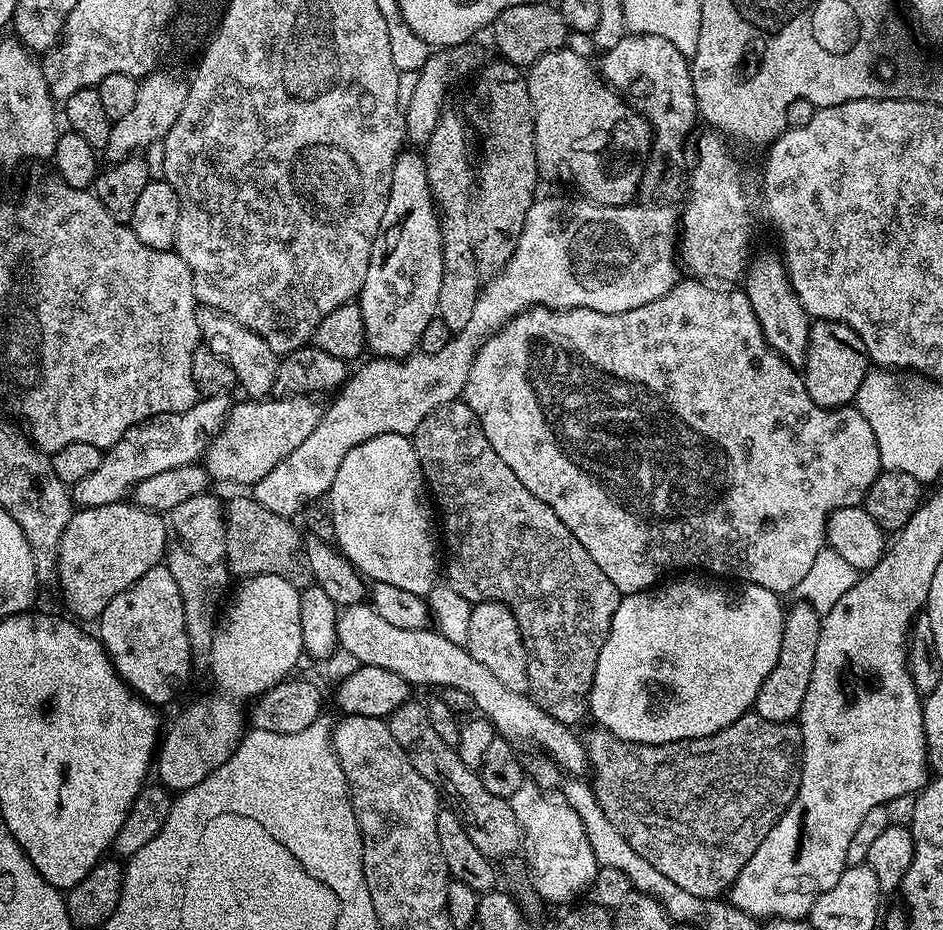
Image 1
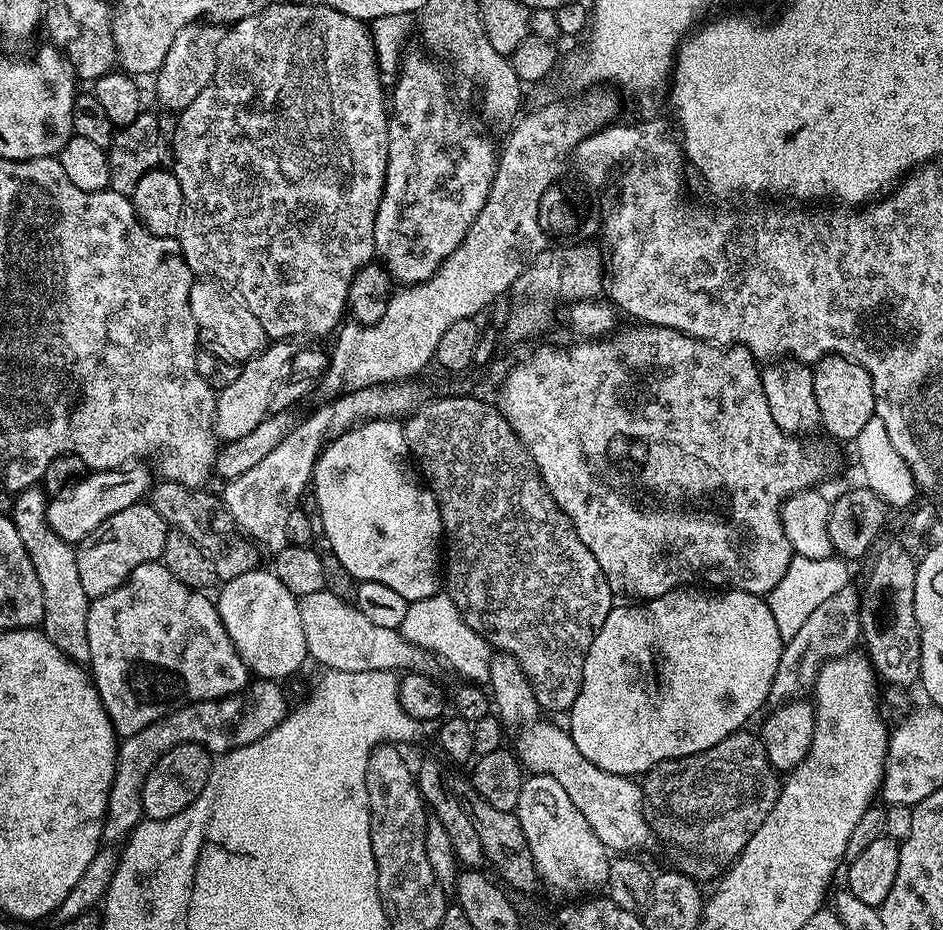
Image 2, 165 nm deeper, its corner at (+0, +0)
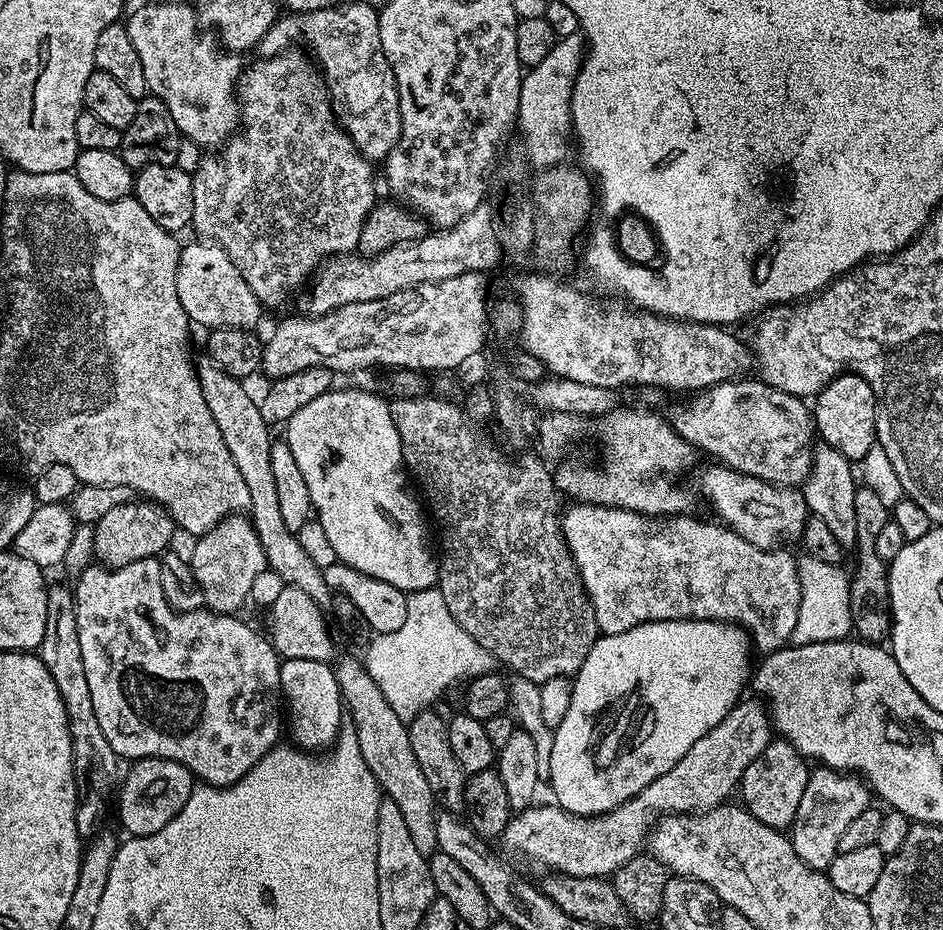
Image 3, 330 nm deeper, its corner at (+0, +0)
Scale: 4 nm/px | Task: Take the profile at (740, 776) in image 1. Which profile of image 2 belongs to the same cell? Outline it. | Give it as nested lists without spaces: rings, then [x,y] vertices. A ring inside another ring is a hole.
[[[741,730],[722,738],[718,746],[710,746],[710,750],[702,750],[698,754],[690,754],[673,760],[658,762],[642,777],[644,790],[644,804],[650,813],[650,823],[655,835],[660,836],[668,844],[697,856],[697,860],[688,860],[682,864],[683,871],[697,874],[707,866],[708,860],[712,864],[731,865],[739,856],[740,851],[750,842],[754,830],[766,822],[766,814],[778,802],[781,777],[764,749],[763,739],[749,730]]]

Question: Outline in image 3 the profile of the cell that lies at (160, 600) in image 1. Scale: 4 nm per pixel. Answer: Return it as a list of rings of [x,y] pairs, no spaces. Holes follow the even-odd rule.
[[[157,557],[142,558],[138,562],[130,562],[121,568],[110,568],[99,562],[93,562],[84,572],[75,577],[74,591],[74,618],[78,622],[78,642],[82,645],[82,666],[86,666],[86,683],[90,686],[90,699],[94,701],[94,714],[98,718],[98,726],[102,726],[102,738],[106,738],[106,742],[110,746],[110,750],[114,750],[114,754],[123,758],[128,762],[138,760],[173,760],[182,766],[186,766],[192,772],[193,777],[197,781],[205,784],[211,784],[213,788],[228,788],[234,782],[238,782],[251,770],[257,762],[265,756],[272,748],[277,747],[280,736],[280,728],[282,732],[282,697],[280,694],[280,666],[281,657],[277,656],[276,648],[272,645],[271,639],[263,631],[255,632],[250,625],[236,614],[225,614],[222,612],[213,612],[211,610],[201,610],[199,612],[175,612],[170,606],[170,602],[166,602],[166,594],[162,594],[162,570],[160,569],[160,561]]]

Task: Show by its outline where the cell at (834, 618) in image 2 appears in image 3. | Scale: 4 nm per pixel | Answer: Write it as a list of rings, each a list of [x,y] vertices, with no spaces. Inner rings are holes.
[[[744,698],[740,701],[737,701],[736,705],[731,708],[728,714],[726,714],[726,717],[722,718],[722,721],[718,722],[718,724],[707,731],[706,734],[702,736],[702,738],[698,738],[698,741],[694,742],[694,745],[690,746],[690,750],[686,752],[685,757],[683,757],[680,762],[678,762],[678,765],[668,770],[666,774],[664,774],[661,778],[656,779],[654,782],[650,782],[650,784],[644,787],[638,795],[620,804],[613,811],[604,812],[602,815],[598,816],[585,817],[572,815],[568,811],[564,811],[559,808],[559,805],[556,804],[550,804],[550,806],[539,806],[539,804],[534,804],[531,808],[521,809],[516,815],[513,815],[513,817],[508,820],[506,830],[504,830],[502,836],[499,837],[499,844],[502,844],[502,848],[506,853],[520,854],[526,858],[537,860],[538,863],[548,867],[549,871],[558,873],[559,875],[570,877],[599,876],[601,878],[606,878],[610,875],[613,875],[617,871],[617,869],[628,862],[630,858],[641,853],[641,850],[643,849],[641,848],[641,846],[643,842],[645,845],[650,832],[650,824],[647,824],[646,818],[654,820],[661,815],[681,815],[691,814],[693,812],[706,812],[712,808],[716,808],[719,804],[725,803],[731,797],[729,796],[731,792],[733,795],[733,792],[737,789],[737,786],[740,783],[741,777],[743,777],[745,774],[746,768],[750,766],[752,762],[754,762],[754,759],[758,758],[758,756],[762,754],[762,751],[765,750],[766,746],[774,736],[774,732],[771,727],[771,717],[767,712],[767,707],[759,699],[751,699],[752,700],[747,700],[747,698]]]

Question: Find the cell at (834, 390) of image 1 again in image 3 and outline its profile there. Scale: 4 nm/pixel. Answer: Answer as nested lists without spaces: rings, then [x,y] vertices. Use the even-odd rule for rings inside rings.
[[[855,372],[833,375],[823,390],[816,393],[814,403],[814,428],[819,439],[850,461],[863,460],[866,450],[877,443],[876,399],[868,383]]]

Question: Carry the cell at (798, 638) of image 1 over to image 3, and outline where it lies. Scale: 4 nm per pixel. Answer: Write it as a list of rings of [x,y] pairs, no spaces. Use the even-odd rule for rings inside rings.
[[[773,738],[746,768],[738,785],[739,799],[751,816],[758,818],[758,822],[777,830],[791,829],[794,814],[798,814],[798,802],[802,802],[802,790],[806,790],[809,771],[809,761],[794,750],[792,744],[783,738]]]

